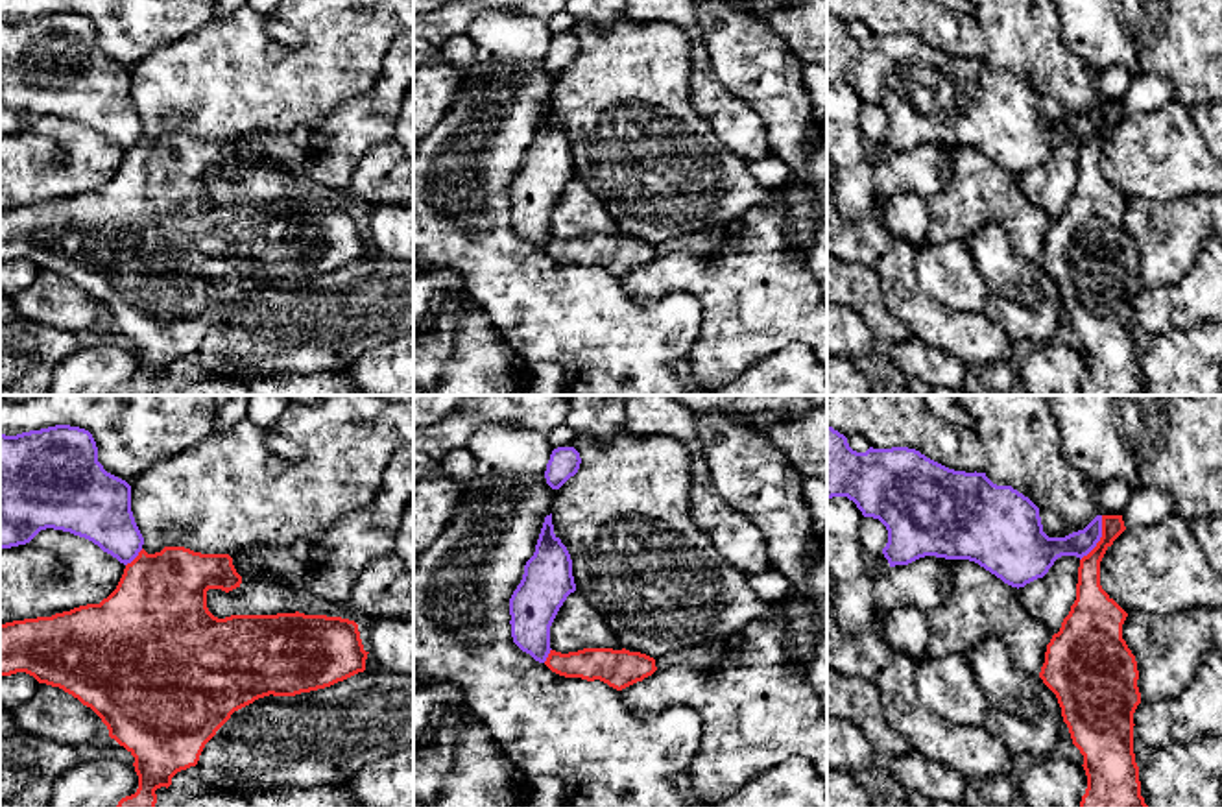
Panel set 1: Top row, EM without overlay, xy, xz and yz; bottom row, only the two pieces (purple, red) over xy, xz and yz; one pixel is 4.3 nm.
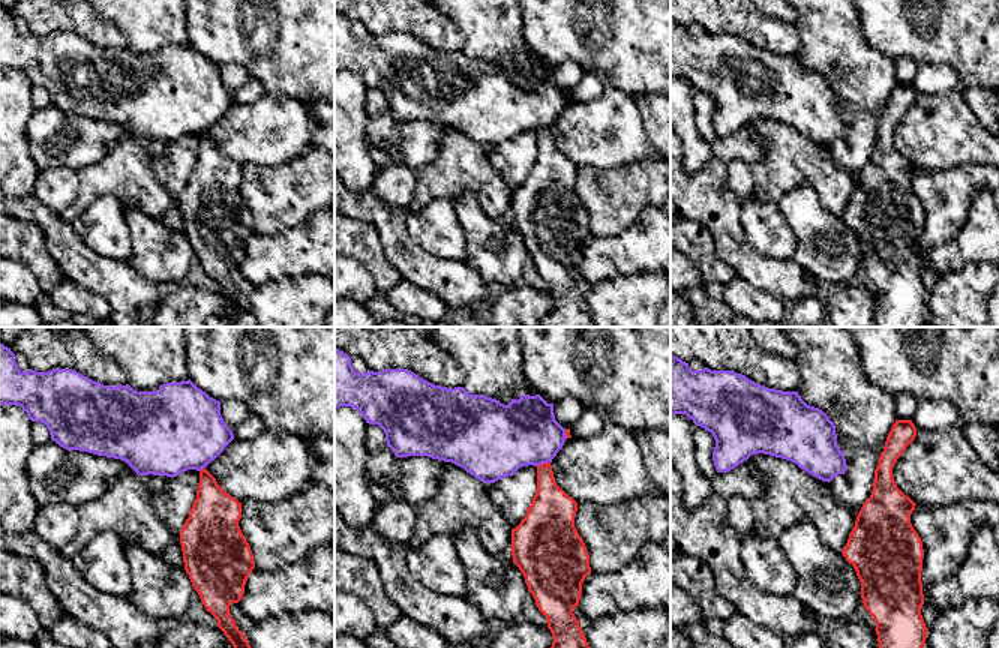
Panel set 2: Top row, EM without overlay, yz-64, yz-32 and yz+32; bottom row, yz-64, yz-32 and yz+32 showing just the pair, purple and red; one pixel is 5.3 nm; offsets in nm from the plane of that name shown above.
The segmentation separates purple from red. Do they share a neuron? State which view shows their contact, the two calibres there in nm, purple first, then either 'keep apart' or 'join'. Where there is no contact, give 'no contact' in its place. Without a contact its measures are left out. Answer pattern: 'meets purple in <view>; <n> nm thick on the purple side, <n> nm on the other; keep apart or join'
meets purple in yz; 120 nm thick on the purple side, 120 nm on the other; keep apart

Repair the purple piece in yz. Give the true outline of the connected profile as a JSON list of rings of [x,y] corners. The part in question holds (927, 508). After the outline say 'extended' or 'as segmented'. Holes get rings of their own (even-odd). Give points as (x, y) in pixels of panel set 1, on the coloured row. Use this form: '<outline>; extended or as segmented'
[[[827,425],[827,499],[833,497],[847,497],[864,517],[879,519],[886,526],[888,543],[882,554],[890,567],[908,565],[925,556],[969,560],[1017,589],[1043,578],[1061,556],[1082,560],[1102,537],[1102,515],[1096,515],[1084,530],[1065,537],[1048,537],[1043,532],[1039,508],[1012,486],[997,486],[986,473],[949,469],[908,447],[869,447],[866,452],[857,452],[844,434]]]; as segmented

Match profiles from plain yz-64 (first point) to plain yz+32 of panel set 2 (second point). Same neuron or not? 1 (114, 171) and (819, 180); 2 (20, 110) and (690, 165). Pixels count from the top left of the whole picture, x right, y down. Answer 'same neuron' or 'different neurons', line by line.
1: same neuron
2: same neuron

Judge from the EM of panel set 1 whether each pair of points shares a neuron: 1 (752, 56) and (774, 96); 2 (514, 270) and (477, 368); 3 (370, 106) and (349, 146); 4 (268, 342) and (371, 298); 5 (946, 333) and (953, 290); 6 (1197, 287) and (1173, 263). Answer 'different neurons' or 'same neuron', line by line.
1: same neuron
2: different neurons
3: same neuron
4: same neuron
5: different neurons
6: different neurons

